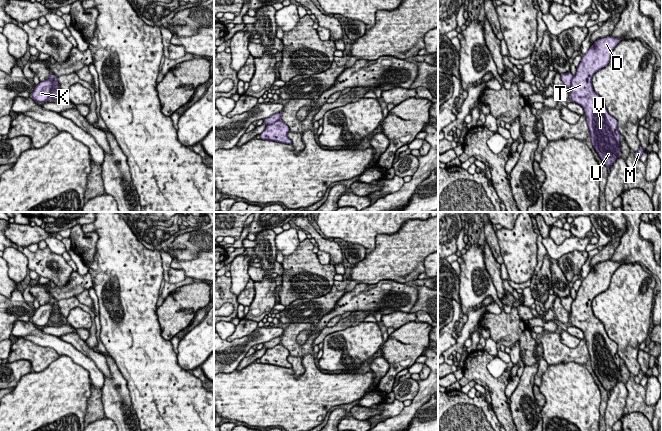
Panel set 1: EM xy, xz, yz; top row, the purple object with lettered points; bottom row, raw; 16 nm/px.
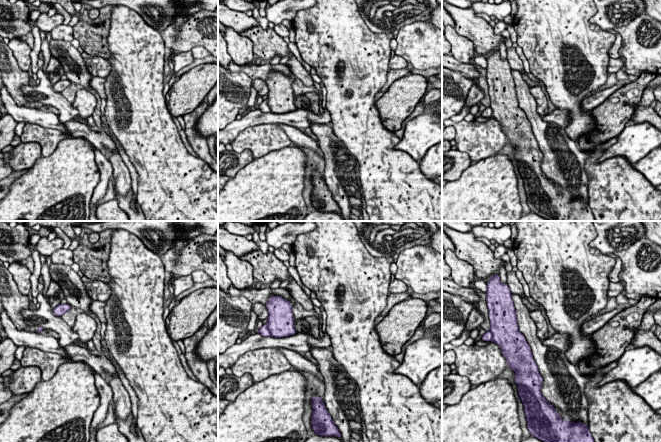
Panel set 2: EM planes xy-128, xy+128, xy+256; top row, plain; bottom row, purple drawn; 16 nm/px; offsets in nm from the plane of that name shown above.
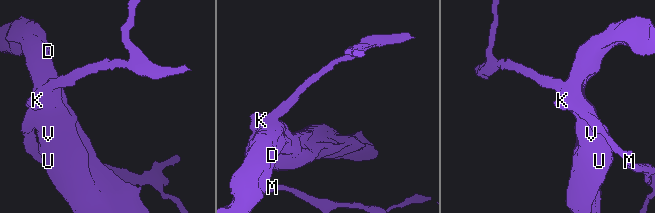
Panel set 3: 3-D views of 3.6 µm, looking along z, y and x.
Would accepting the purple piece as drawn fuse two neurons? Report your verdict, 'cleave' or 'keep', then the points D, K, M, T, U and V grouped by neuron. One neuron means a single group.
cleave; D T U V / K M

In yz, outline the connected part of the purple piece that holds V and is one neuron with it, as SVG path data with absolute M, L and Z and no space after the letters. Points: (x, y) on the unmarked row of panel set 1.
M608 259L590 270L582 280L570 314L570 325L583 331L592 370L608 394L622 378L621 358L617 344L609 338L604 324L594 315L592 301L609 288L613 273L621 265L622 262Z

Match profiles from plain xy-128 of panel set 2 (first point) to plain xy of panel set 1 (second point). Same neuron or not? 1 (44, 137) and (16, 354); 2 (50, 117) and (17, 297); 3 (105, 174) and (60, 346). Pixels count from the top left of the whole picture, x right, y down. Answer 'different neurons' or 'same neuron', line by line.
1: same neuron
2: different neurons
3: same neuron

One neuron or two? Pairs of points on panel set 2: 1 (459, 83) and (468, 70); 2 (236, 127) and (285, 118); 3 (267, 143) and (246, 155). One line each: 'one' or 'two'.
1: two
2: one
3: two

